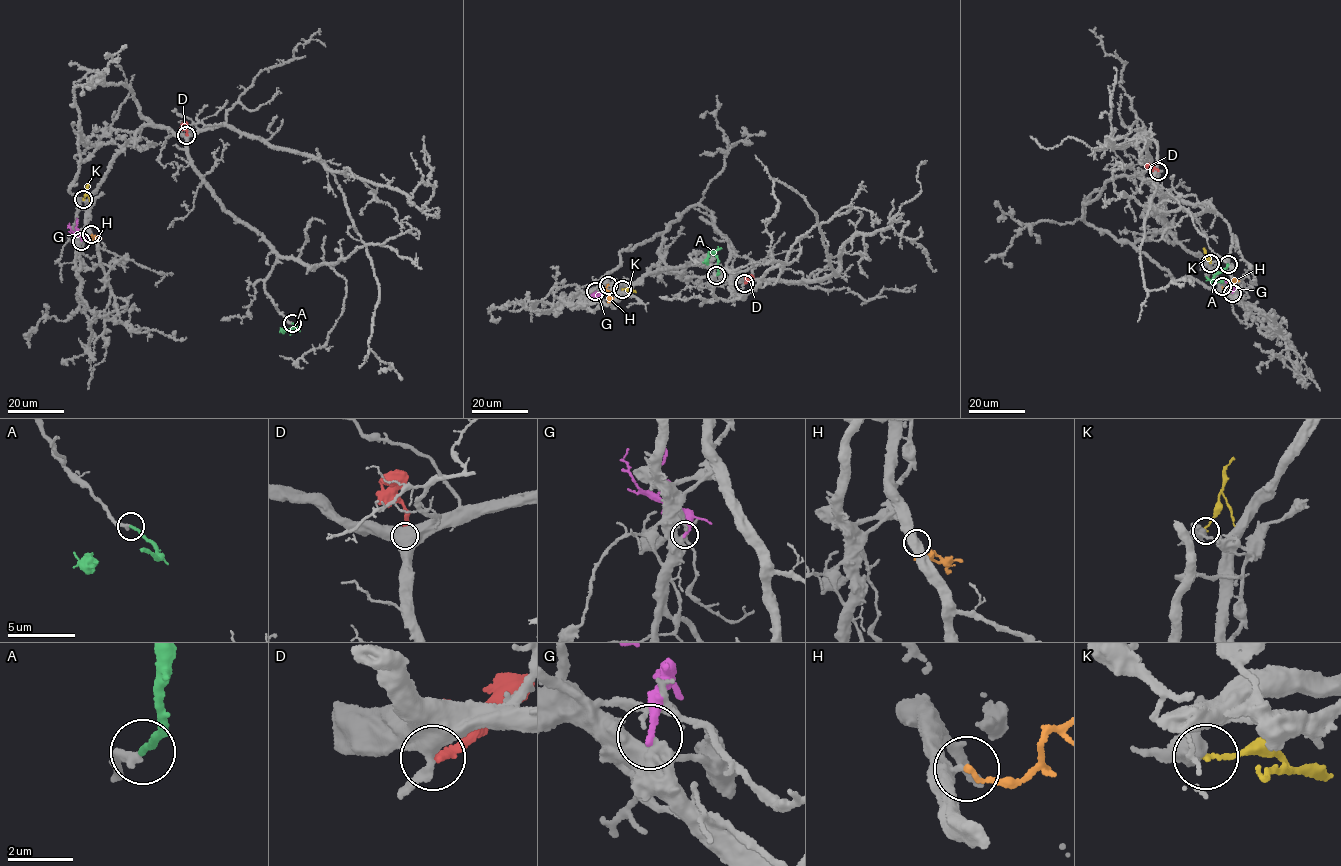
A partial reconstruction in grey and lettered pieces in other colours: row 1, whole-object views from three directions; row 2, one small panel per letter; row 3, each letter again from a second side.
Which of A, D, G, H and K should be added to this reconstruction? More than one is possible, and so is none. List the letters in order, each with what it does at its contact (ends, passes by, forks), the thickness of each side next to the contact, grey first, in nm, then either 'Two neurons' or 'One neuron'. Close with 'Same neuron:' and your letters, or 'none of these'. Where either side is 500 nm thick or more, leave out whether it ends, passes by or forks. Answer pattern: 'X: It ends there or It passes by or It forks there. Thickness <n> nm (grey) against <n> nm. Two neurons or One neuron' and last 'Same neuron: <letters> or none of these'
A: It ends there. Thickness 280 nm (grey) against 200 nm. One neuron
D: Thickness 500 nm (grey) against 240 nm. Two neurons
G: It ends there. Thickness 420 nm (grey) against 240 nm. Two neurons
H: It ends there. Thickness 380 nm (grey) against 160 nm. One neuron
K: It ends there. Thickness 400 nm (grey) against 150 nm. Two neurons
Same neuron: A, H

